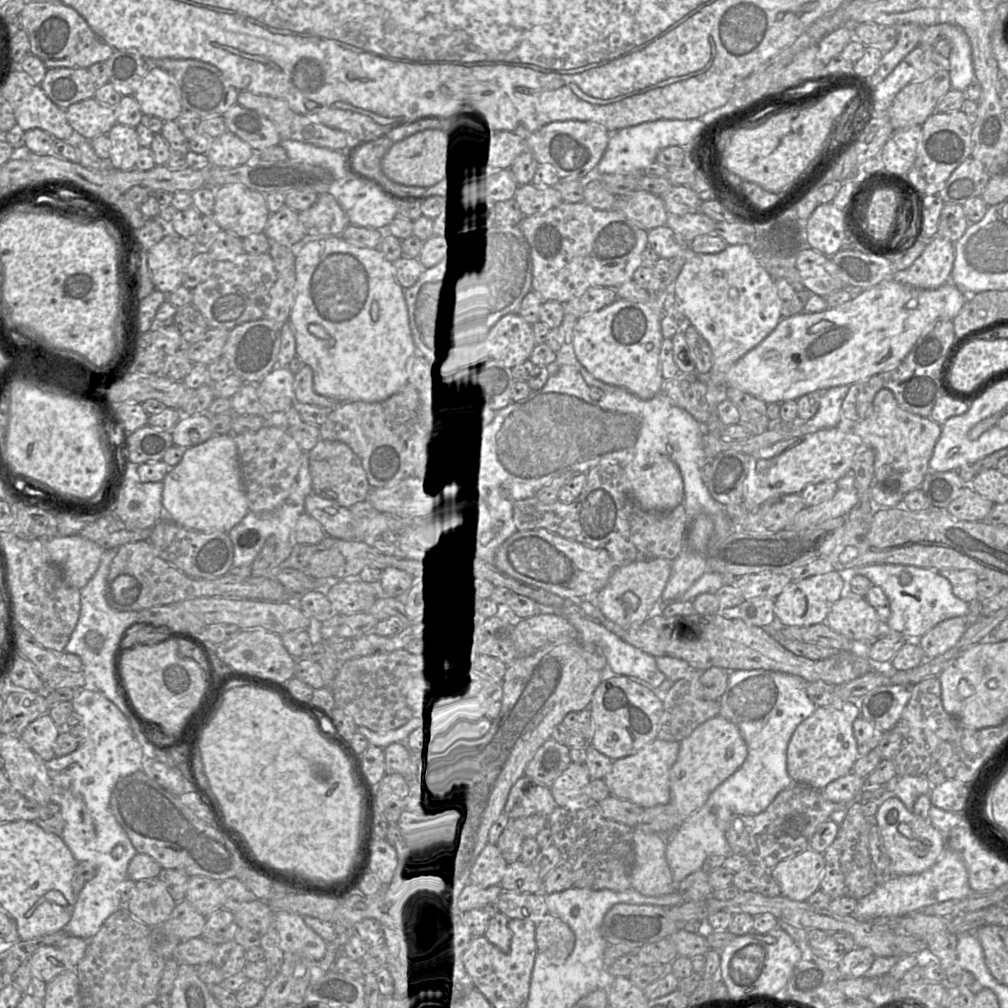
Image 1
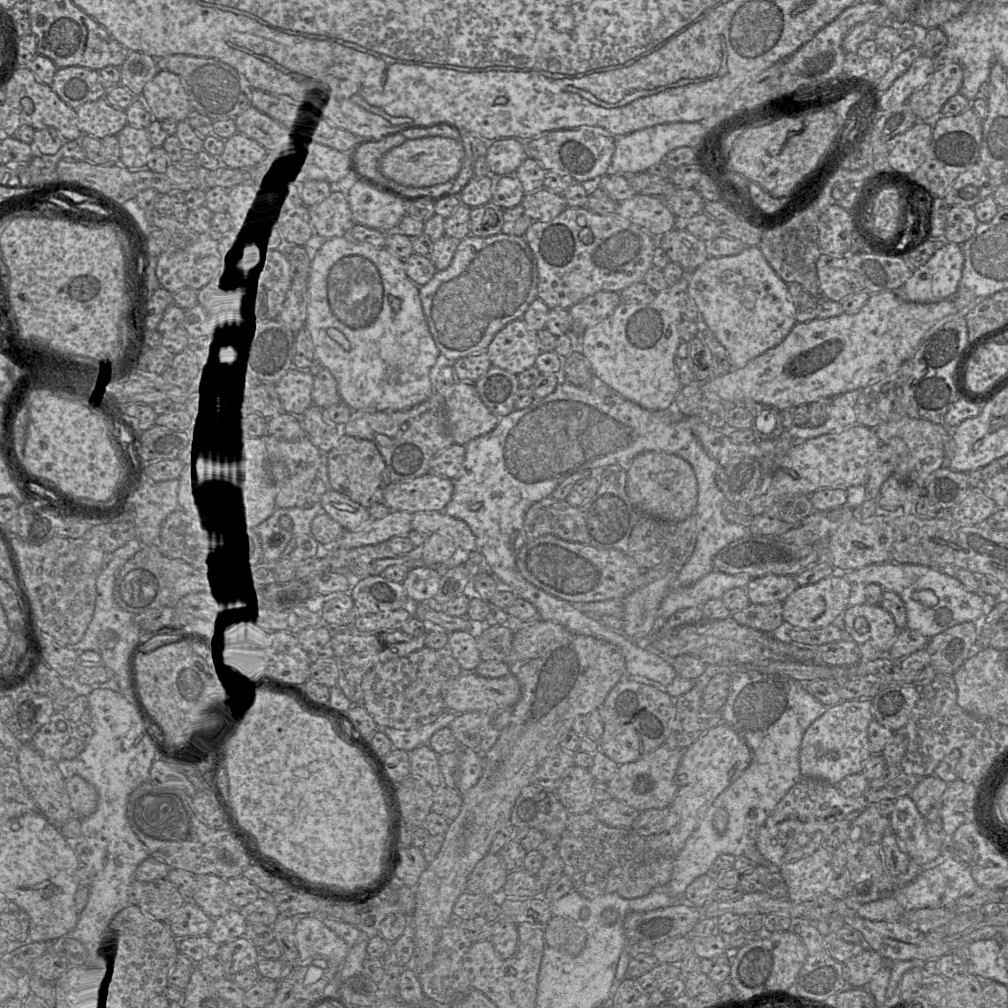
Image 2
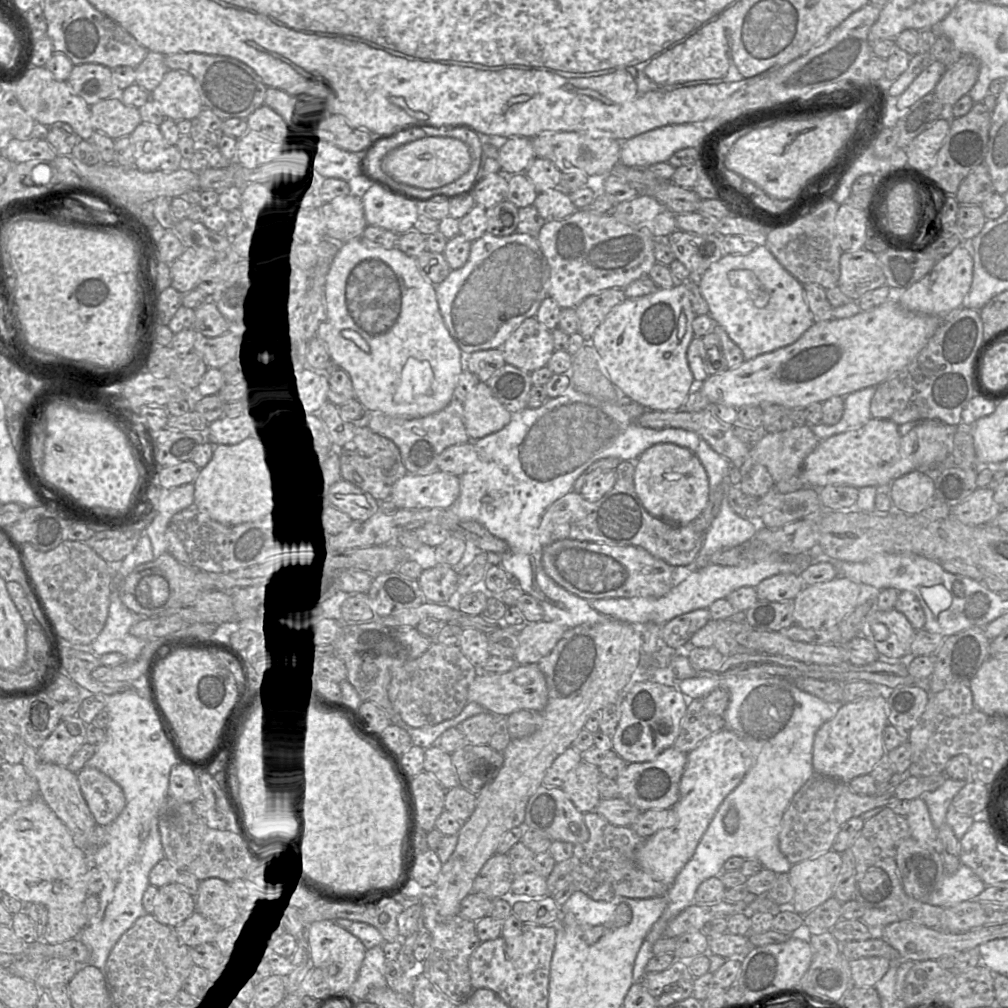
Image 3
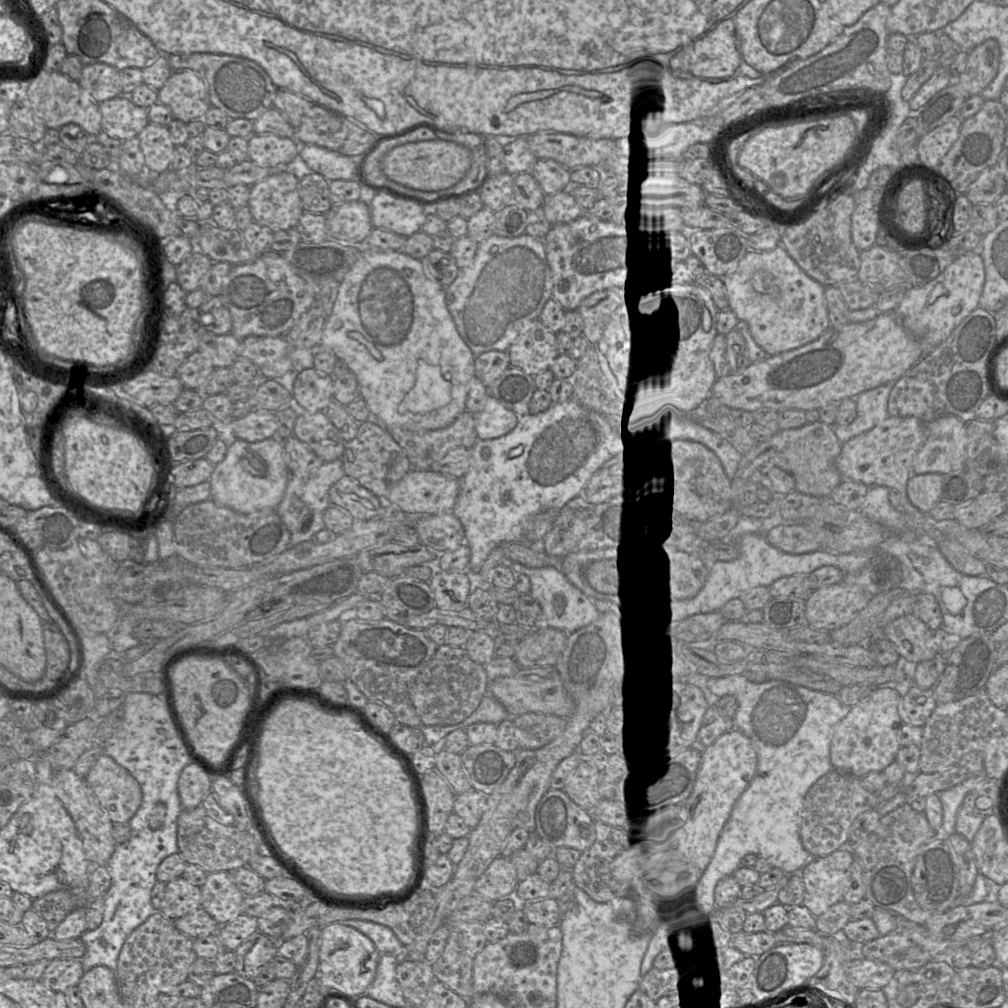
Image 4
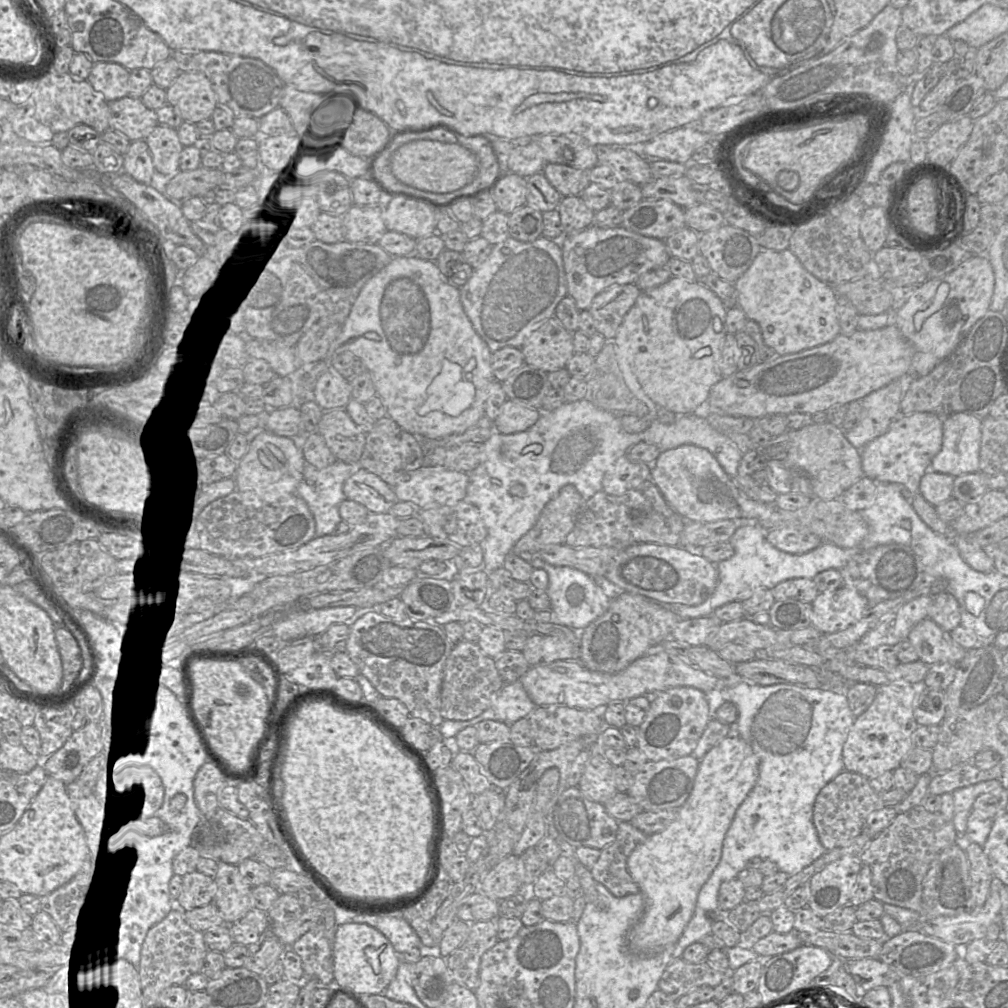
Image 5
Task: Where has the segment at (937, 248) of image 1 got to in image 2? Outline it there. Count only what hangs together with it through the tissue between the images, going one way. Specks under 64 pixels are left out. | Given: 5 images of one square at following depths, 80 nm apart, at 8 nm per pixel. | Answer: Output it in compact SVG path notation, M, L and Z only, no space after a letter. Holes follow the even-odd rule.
M948 242L894 293L905 301L918 304L951 298L958 290L963 264L961 245Z

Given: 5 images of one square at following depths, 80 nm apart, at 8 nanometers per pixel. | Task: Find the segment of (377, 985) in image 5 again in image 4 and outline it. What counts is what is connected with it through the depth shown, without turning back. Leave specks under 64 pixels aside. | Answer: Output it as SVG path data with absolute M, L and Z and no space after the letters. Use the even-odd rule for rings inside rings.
M331 923L321 929L316 979L322 986L350 995L361 996L372 984L380 953L373 942L355 928Z

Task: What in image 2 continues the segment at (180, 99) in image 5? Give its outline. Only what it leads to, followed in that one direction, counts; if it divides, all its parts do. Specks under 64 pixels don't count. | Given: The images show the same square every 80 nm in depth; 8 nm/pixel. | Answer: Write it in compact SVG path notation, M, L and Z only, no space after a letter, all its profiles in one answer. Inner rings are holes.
M160 70L146 84L139 98L158 121L186 121L192 113L179 76L167 70Z

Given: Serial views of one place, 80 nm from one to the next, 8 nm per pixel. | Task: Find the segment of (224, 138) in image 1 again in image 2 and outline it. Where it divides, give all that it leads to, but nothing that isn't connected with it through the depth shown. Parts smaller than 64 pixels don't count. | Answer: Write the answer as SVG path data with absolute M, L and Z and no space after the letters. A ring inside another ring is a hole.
M236 133L225 140L224 150L219 158L228 168L250 168L261 164L267 152L257 141Z

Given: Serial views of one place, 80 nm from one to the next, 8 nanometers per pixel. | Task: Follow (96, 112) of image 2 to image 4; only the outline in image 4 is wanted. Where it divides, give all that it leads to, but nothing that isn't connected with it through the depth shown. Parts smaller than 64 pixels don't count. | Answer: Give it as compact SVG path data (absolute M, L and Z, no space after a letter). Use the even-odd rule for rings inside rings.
M121 95L99 103L102 131L125 141L138 137L150 123L148 110L135 105L129 96Z

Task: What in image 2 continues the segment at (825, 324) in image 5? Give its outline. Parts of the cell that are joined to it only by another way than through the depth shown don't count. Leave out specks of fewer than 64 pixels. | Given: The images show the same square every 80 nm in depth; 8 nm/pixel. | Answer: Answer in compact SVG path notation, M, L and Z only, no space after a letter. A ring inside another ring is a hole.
M747 246L733 256L709 257L688 274L688 293L700 312L701 325L708 329L728 352L733 368L780 344L797 323L788 285L774 272L757 246Z

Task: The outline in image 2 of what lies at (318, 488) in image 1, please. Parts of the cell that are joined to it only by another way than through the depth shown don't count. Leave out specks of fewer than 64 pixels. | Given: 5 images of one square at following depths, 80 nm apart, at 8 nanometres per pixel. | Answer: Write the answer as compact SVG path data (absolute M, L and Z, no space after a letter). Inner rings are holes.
M345 435L326 453L326 457L330 489L346 495L366 508L381 502L392 481L374 442Z

